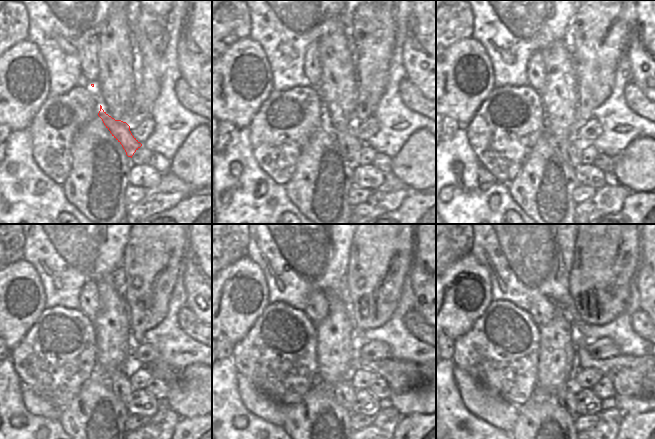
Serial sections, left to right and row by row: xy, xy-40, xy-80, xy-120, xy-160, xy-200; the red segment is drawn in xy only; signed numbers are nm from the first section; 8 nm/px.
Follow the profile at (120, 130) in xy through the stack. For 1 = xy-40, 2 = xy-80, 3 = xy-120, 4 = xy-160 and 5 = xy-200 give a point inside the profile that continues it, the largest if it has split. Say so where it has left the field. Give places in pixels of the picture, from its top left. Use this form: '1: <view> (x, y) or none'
1: xy-40 (352, 146)
2: xy-80 (571, 149)
3: xy-120 (121, 386)
4: xy-160 (344, 393)
5: xy-200 (566, 396)

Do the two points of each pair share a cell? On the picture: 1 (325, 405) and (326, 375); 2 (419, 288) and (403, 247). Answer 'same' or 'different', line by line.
1: different
2: different

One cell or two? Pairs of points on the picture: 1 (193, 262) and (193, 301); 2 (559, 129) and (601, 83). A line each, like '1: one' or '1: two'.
1: one
2: two

